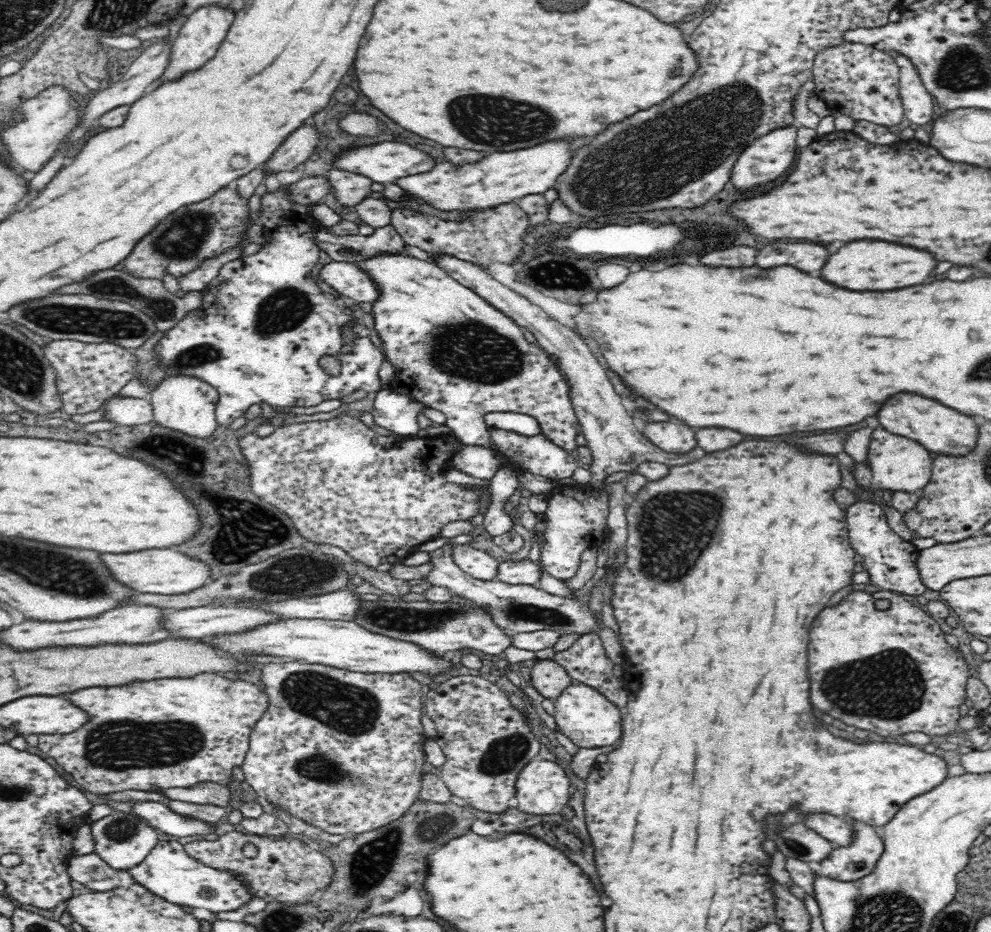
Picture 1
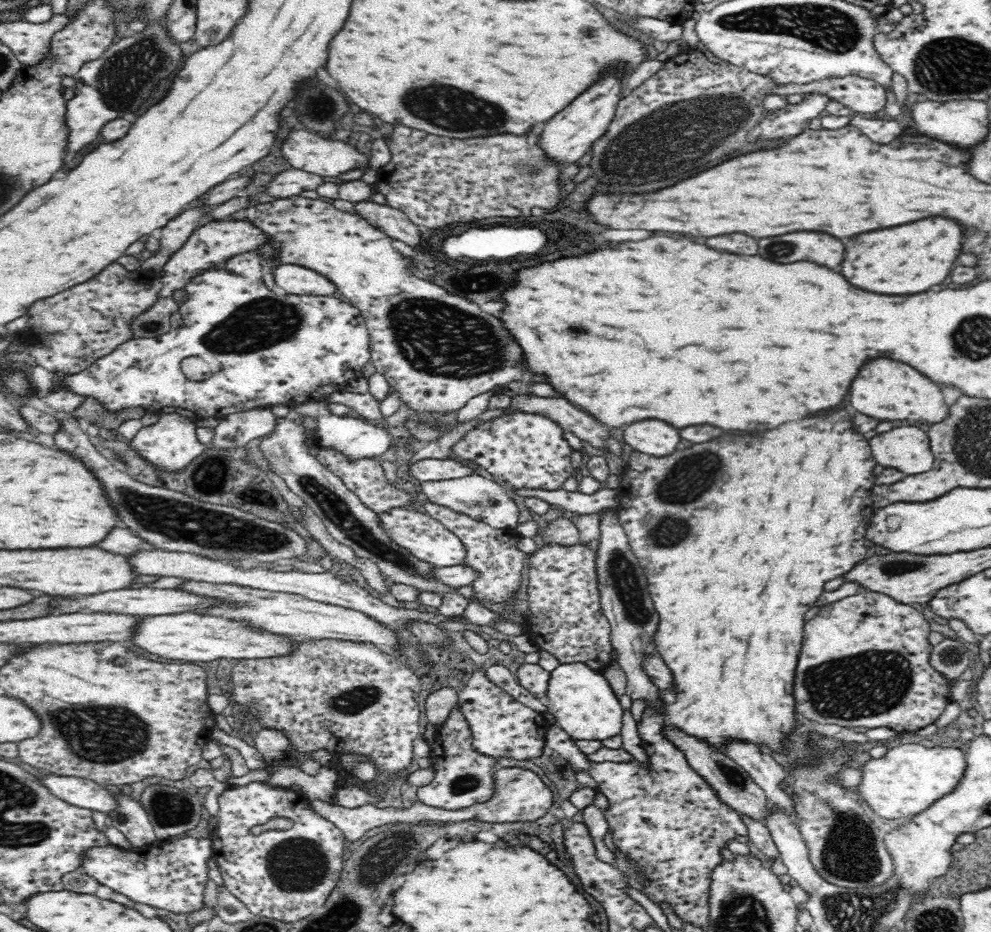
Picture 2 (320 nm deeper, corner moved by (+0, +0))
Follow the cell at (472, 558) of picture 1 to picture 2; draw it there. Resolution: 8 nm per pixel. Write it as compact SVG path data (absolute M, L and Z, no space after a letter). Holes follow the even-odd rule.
M396 506L388 512L378 513L380 527L384 533L409 554L418 560L428 562L436 567L460 565L464 560L465 547L460 538L450 532L446 526L427 514L406 506Z

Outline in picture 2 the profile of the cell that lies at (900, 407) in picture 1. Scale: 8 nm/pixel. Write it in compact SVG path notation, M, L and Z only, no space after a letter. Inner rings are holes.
M876 358L862 366L860 374L850 384L850 404L868 416L874 416L882 421L901 423L910 420L912 425L936 424L947 418L949 406L944 401L938 383L930 378L924 378L918 370L904 362L896 362L890 358Z

